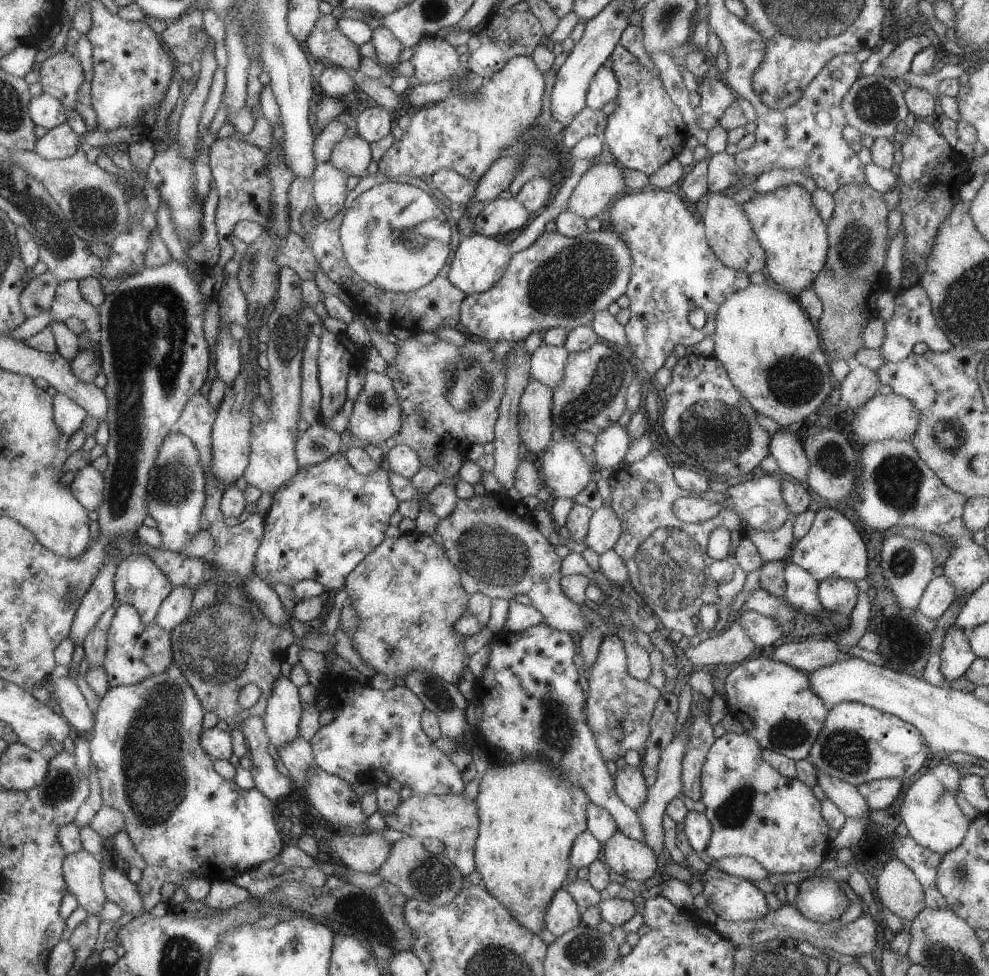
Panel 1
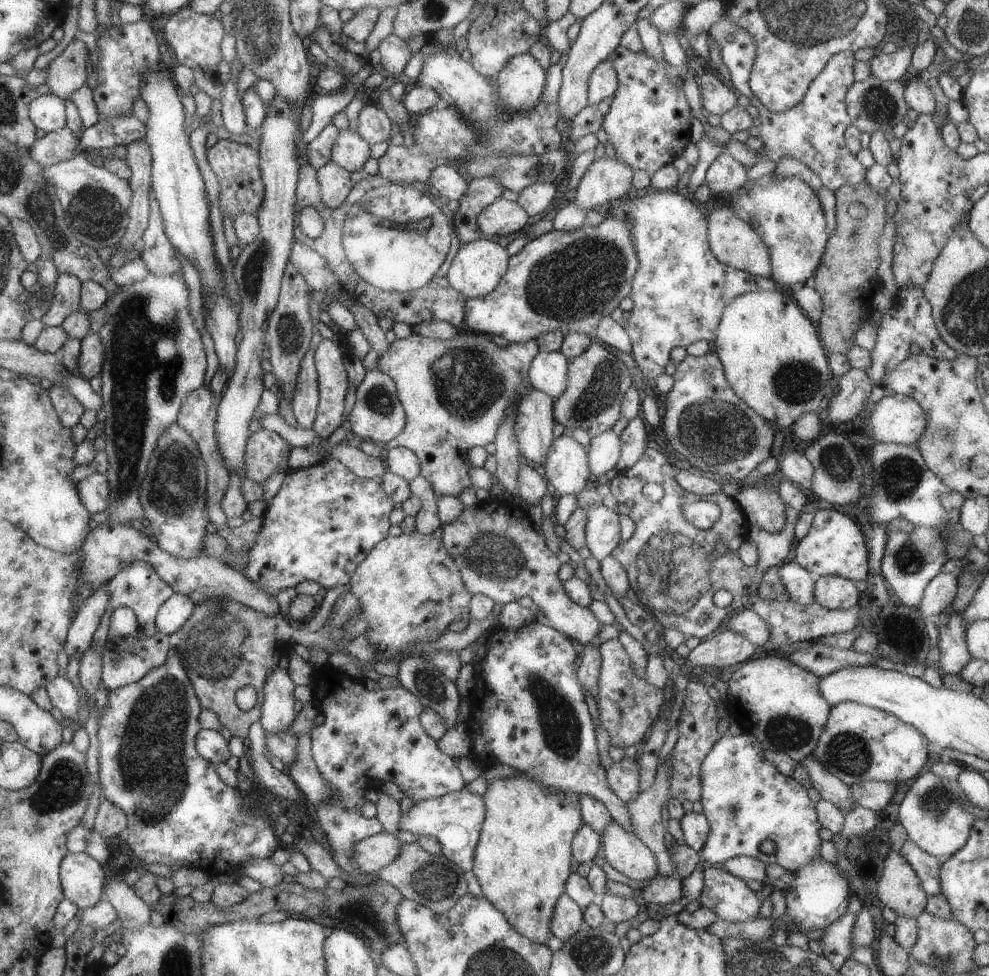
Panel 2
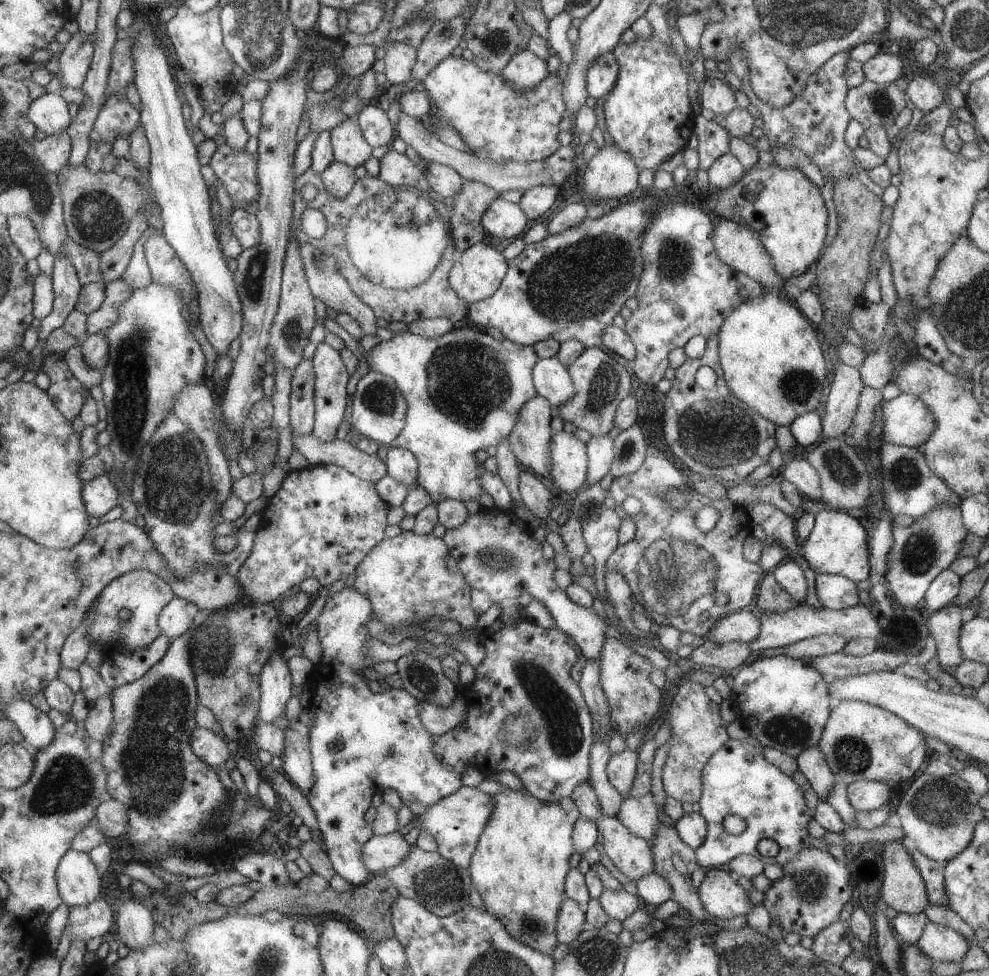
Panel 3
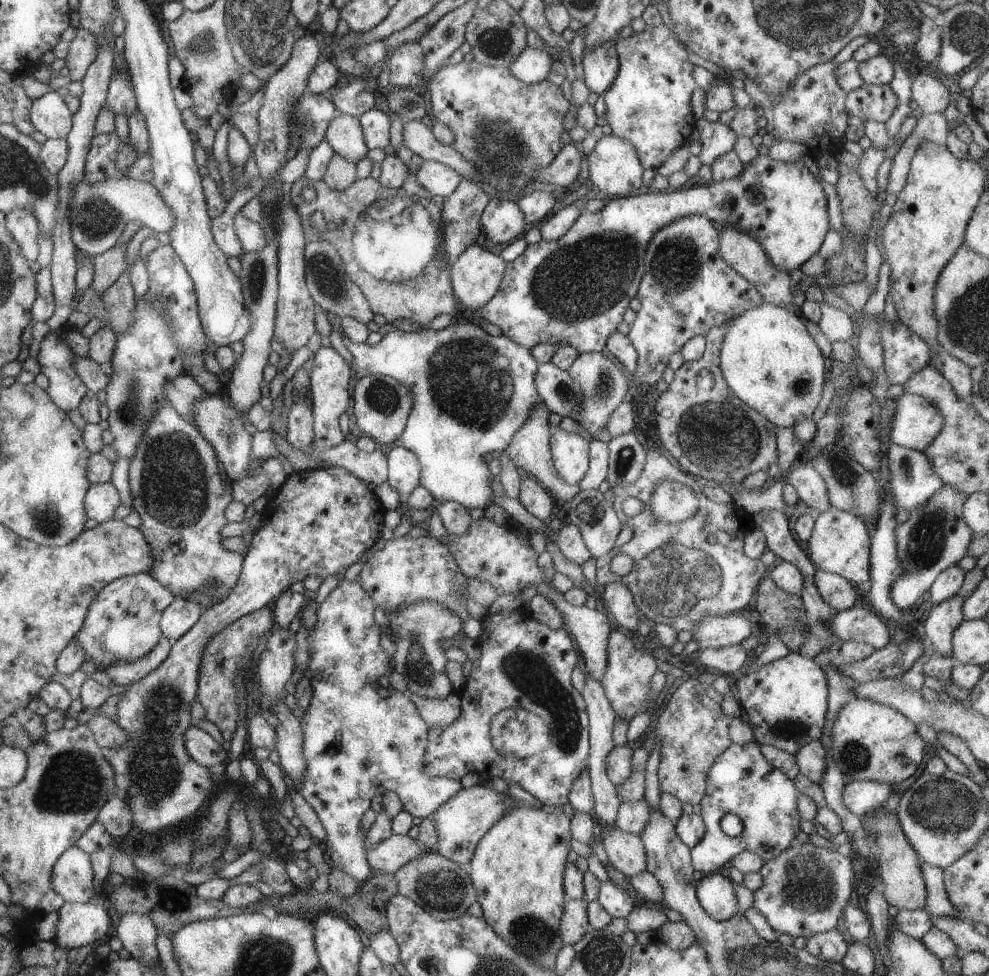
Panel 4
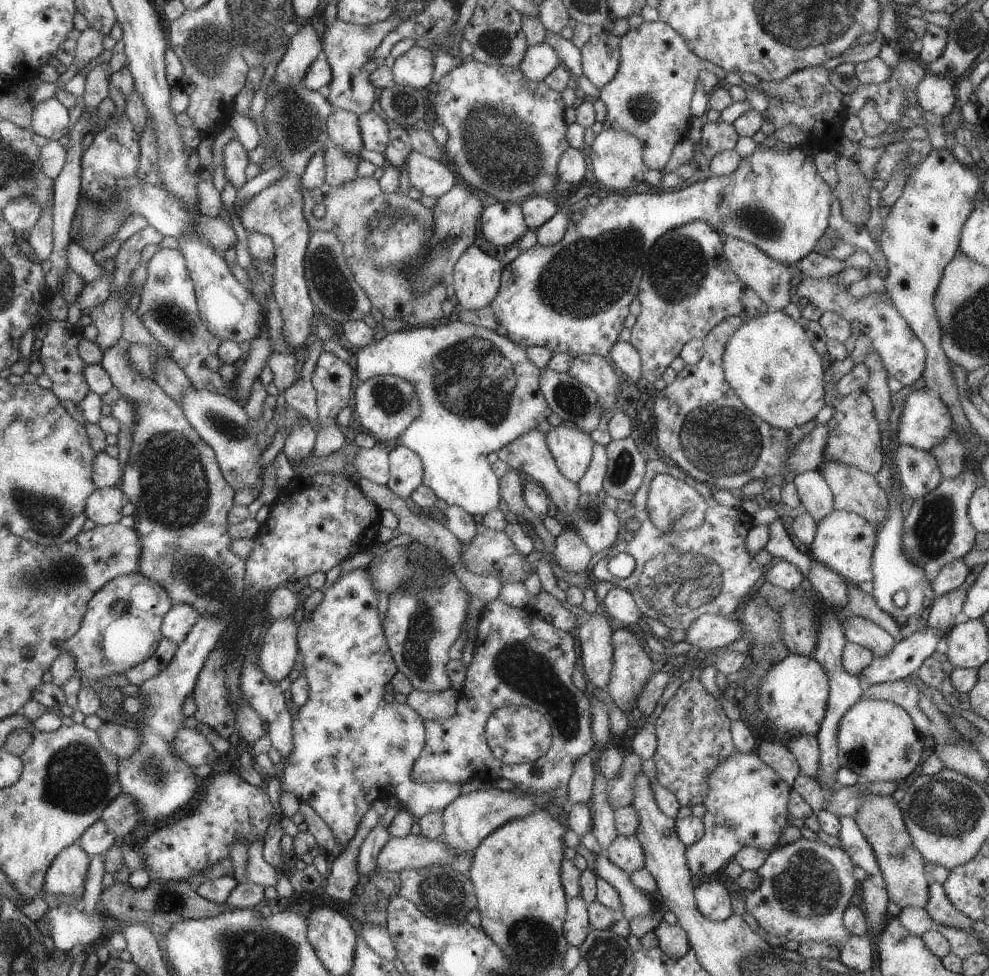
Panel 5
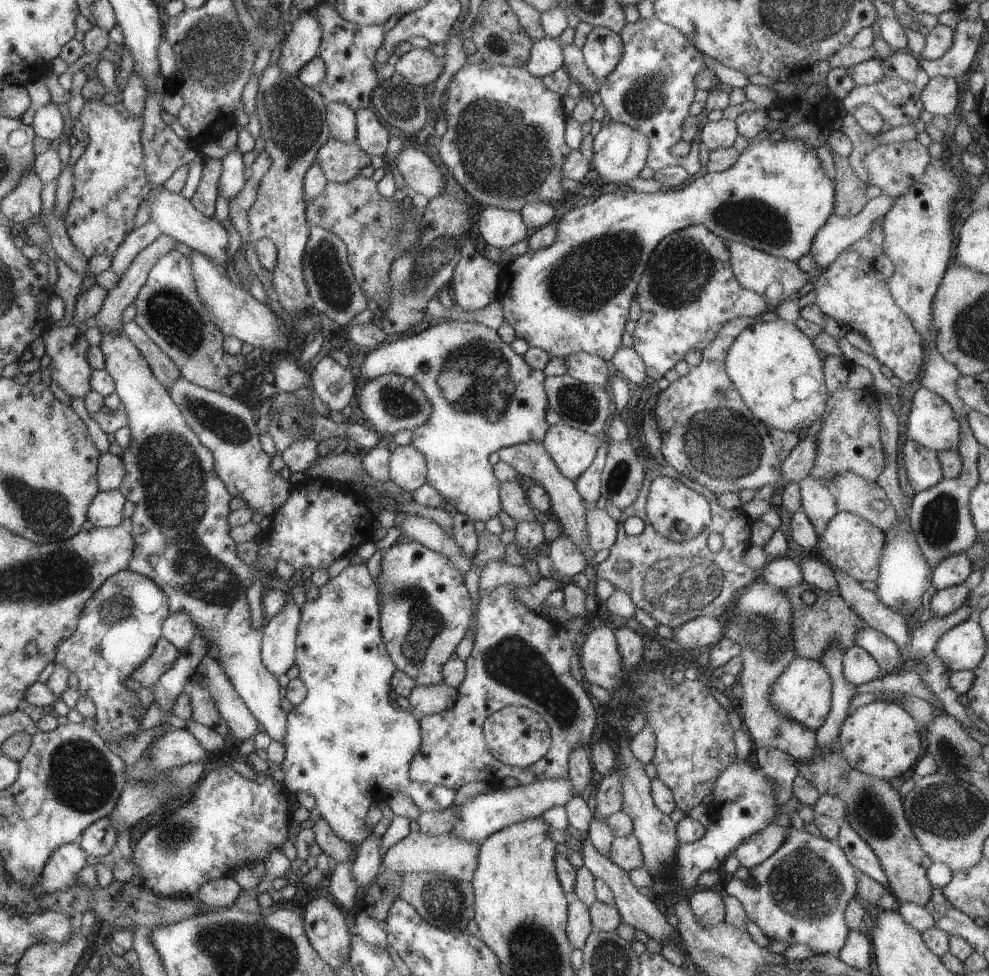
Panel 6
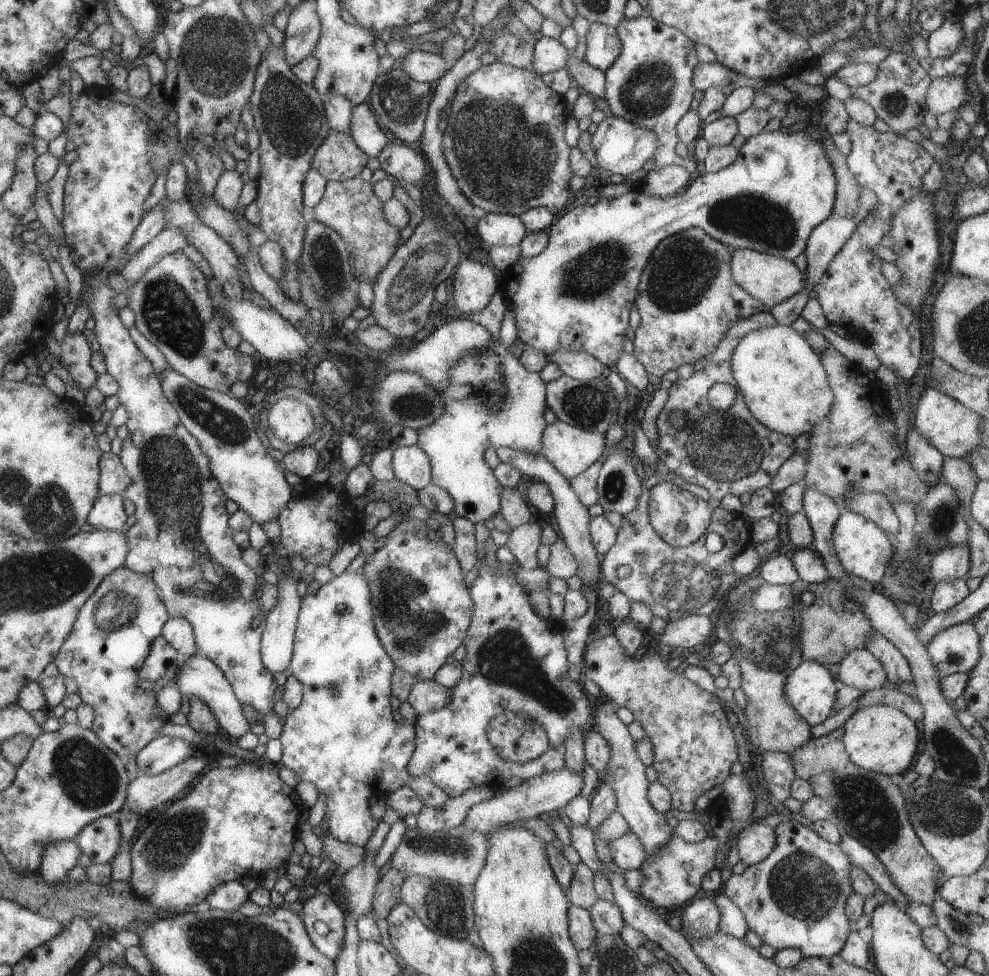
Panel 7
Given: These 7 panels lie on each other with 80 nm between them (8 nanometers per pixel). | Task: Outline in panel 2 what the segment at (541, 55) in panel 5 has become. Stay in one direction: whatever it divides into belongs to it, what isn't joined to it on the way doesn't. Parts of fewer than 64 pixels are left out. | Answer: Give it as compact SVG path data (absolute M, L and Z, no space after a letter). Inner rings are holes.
M528 52L512 56L496 74L498 101L510 111L529 110L538 104L546 69Z

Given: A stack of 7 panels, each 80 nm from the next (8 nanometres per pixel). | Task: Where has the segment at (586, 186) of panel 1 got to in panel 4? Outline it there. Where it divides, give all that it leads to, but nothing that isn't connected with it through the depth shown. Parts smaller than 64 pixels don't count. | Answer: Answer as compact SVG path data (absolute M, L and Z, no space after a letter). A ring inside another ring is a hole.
M609 133L601 135L596 139L593 150L586 156L588 160L588 178L587 181L599 193L609 194L614 197L626 197L633 190L642 186L643 168L638 159L635 147L625 139L616 137L615 134Z

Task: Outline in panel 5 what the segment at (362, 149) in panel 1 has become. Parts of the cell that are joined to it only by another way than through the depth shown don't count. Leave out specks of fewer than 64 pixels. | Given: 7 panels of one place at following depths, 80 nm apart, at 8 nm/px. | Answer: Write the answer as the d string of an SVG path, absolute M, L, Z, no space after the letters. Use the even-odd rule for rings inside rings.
M333 109L326 120L328 142L348 153L357 153L362 149L362 140L358 127L358 116L343 109Z

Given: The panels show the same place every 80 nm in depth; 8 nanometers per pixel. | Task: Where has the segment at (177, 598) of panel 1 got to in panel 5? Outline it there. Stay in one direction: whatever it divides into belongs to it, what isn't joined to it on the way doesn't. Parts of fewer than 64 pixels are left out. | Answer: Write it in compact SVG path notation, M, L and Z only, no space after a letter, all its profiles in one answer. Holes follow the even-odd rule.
M188 604L171 606L160 624L162 636L179 645L199 617L200 614Z

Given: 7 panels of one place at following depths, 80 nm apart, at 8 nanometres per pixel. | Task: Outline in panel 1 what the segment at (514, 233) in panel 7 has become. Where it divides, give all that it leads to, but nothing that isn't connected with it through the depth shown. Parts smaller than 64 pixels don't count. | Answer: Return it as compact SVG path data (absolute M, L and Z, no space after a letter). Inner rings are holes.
M495 197L481 207L482 210L472 220L477 235L494 237L497 234L513 232L525 226L529 220L530 214L515 197L509 199Z

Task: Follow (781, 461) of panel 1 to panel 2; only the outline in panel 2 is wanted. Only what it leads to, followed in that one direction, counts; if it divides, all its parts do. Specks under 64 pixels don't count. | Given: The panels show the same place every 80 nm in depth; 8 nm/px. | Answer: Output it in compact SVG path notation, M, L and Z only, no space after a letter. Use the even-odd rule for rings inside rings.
M787 450L776 458L779 472L783 478L794 482L799 488L812 492L813 467L807 457L795 451Z

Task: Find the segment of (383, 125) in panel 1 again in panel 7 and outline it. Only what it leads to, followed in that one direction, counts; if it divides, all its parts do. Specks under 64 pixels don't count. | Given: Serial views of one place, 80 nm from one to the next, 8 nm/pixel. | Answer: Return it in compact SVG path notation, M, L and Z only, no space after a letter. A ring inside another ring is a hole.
M367 104L352 108L349 135L367 157L376 157L389 144L385 132L379 128L376 117Z

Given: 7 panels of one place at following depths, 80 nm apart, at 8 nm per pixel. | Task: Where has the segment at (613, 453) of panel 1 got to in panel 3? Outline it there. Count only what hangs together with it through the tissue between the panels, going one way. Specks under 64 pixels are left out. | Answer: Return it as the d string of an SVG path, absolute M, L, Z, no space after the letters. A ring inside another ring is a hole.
M607 435L590 437L586 442L588 467L584 480L585 486L599 482L607 472L613 458L612 439Z

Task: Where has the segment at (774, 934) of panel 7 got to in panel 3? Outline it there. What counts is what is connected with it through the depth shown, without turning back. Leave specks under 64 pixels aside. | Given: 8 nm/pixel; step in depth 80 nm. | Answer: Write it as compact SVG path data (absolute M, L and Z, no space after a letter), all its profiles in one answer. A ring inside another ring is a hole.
M805 847L780 866L781 877L772 880L764 890L761 906L771 919L777 920L781 932L794 932L797 936L813 938L820 930L838 920L841 908L851 898L849 866L847 860L838 861L830 853Z

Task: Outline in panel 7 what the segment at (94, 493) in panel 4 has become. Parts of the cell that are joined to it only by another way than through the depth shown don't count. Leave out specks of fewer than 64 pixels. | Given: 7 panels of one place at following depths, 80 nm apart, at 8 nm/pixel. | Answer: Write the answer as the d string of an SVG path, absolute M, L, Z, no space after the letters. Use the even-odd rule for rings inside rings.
M119 494L100 495L94 502L87 516L87 522L95 530L115 530L121 532L125 528L125 521L128 515L125 514L123 498Z

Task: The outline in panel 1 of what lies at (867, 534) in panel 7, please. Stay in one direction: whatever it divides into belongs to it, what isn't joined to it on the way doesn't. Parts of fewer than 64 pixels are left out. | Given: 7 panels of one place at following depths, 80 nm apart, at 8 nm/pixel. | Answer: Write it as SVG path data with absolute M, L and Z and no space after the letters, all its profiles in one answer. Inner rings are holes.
M828 506L815 511L807 534L798 538L791 550L791 563L806 570L817 582L826 578L842 578L855 582L866 577L868 554L864 539L855 524L837 510L829 510Z

